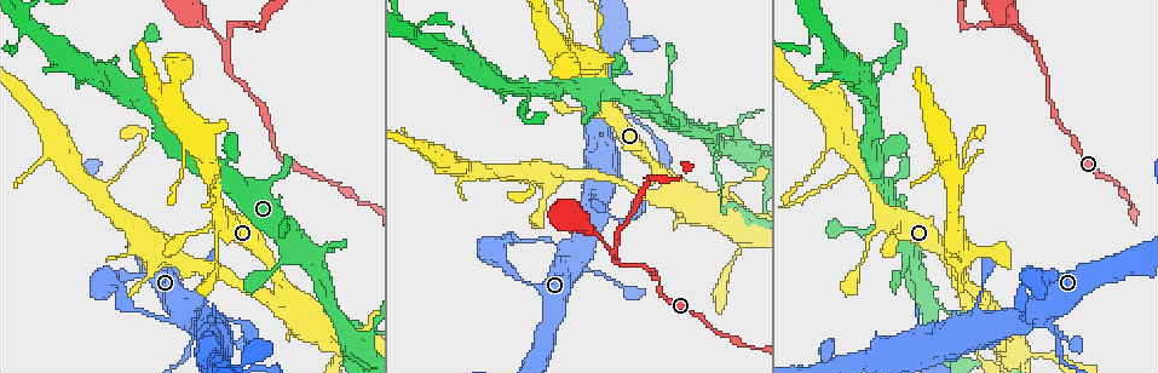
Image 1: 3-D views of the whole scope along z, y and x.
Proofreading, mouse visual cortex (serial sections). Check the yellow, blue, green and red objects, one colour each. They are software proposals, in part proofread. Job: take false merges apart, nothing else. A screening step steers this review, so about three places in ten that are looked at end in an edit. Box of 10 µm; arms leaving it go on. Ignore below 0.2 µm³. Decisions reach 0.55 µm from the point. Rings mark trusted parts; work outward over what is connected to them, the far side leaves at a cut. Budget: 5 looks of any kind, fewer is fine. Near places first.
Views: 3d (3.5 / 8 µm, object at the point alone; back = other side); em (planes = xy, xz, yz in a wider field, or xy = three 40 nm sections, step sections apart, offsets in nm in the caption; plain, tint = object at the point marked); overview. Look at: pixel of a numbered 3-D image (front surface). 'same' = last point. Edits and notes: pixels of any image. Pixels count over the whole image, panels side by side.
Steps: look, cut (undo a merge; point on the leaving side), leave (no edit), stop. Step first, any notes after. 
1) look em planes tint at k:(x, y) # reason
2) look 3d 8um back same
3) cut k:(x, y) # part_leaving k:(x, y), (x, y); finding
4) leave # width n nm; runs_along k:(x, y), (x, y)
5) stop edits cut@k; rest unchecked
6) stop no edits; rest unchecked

look 3d 3.5um at 1:(612, 251) # thick turns thin

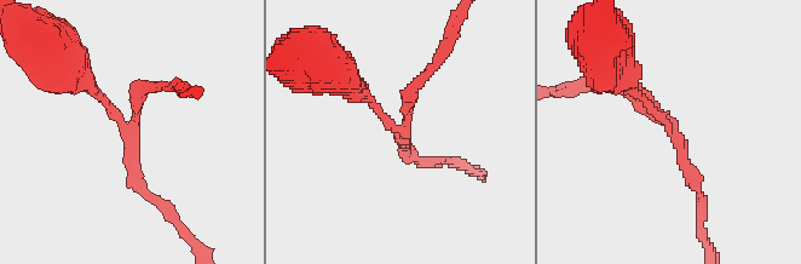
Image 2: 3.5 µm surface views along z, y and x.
look em xy step 1 tint at 2:(672, 134) # arms 3; arm_widths 150, 150, 200 nm

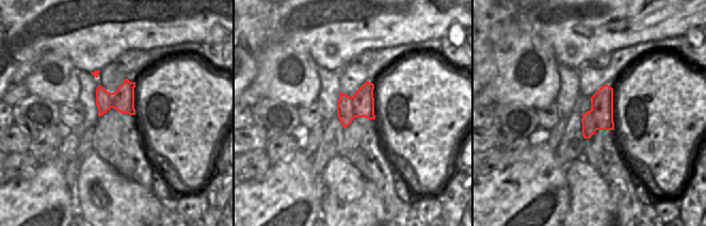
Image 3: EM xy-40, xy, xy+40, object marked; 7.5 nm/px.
cut 2:(134, 90) # part_leaving 2:(134, 119), (145, 85), (183, 89); a second cell is stuck on

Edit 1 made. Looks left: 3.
look 3d 3.5um at 1:(335, 310) # branch point

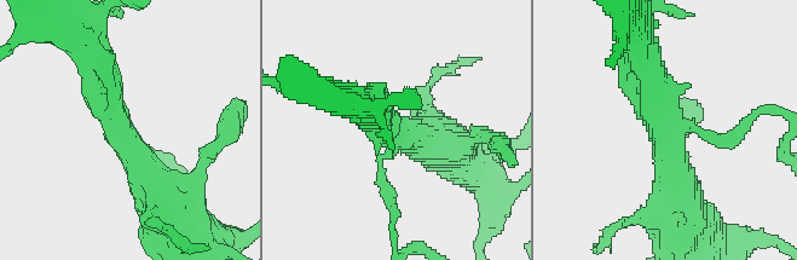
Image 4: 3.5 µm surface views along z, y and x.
look em xy step 5 plain at 4:(124, 134) # arms 3; arm_widths 150, 400, 500 nm

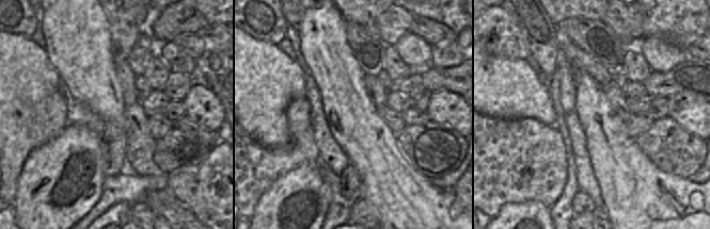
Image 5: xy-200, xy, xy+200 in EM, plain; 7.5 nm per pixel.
look em xy step 5 tint same

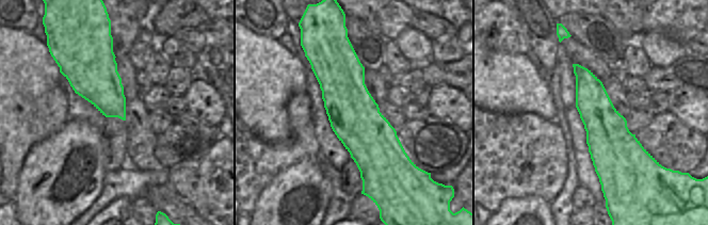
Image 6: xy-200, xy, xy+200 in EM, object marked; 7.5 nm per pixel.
cut 4:(735, 137) # part_leaving 4:(693, 128), (731, 140), (758, 114), (784, 110); two cells meet here

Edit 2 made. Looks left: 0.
stop edits cut@2, cut@4; rest unchecked

